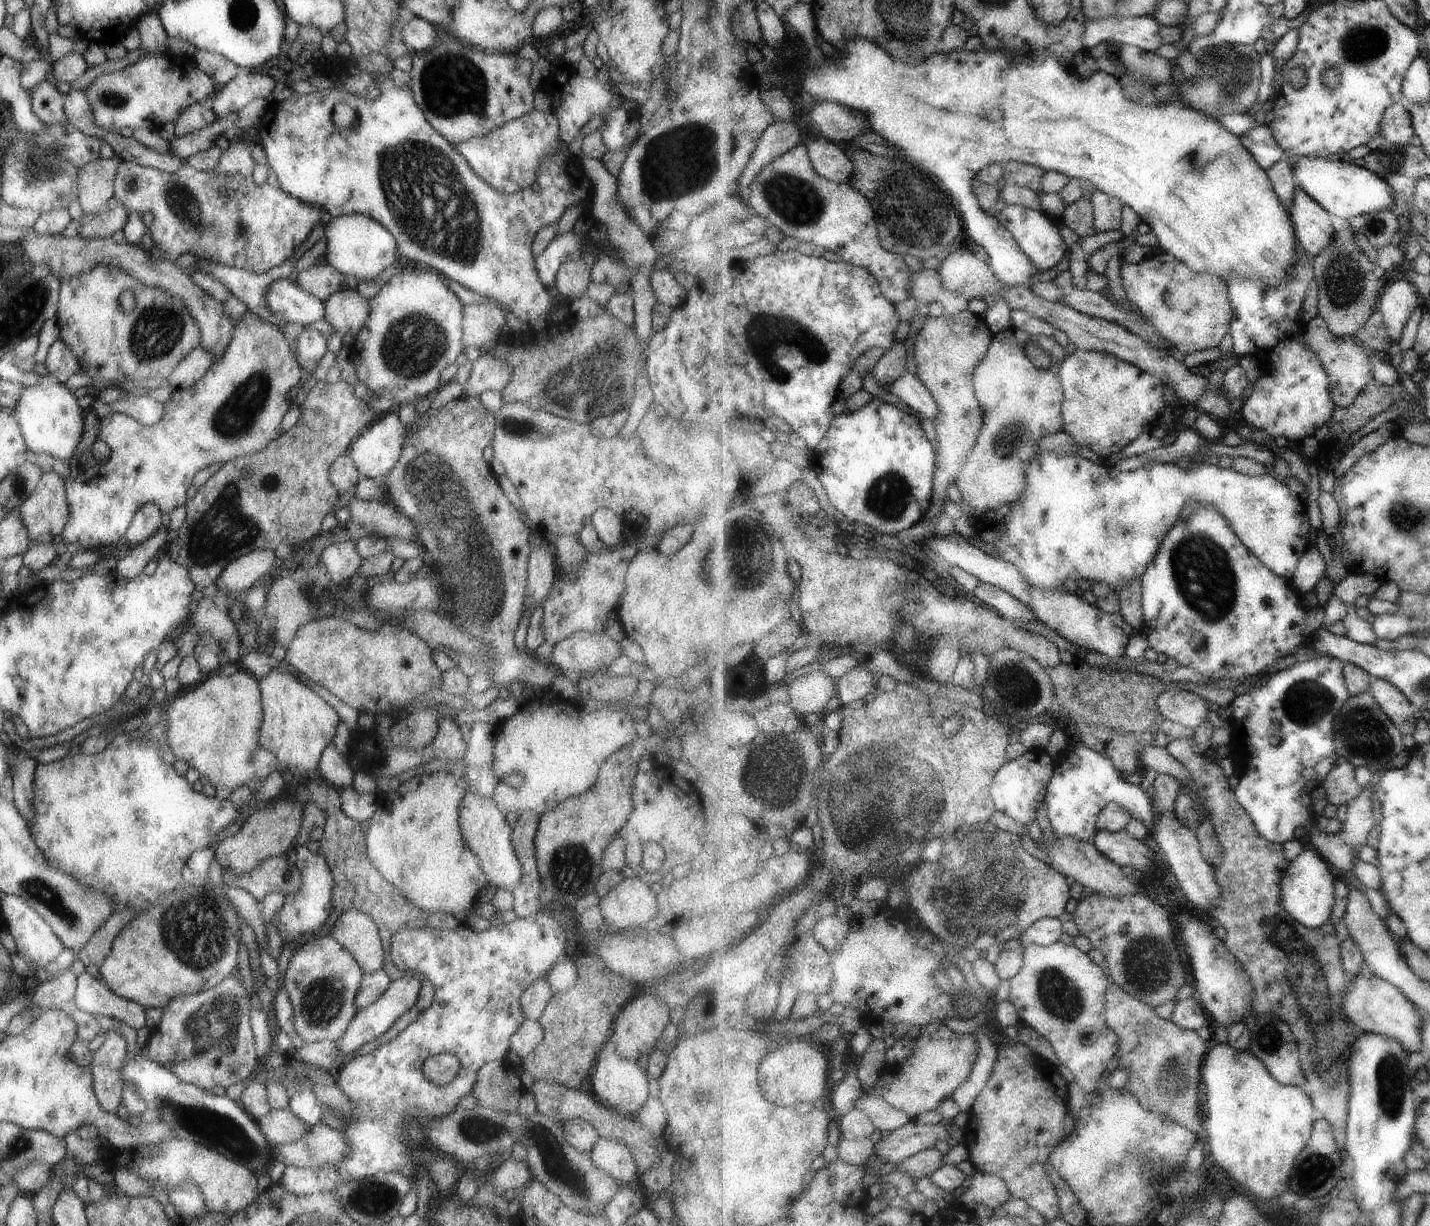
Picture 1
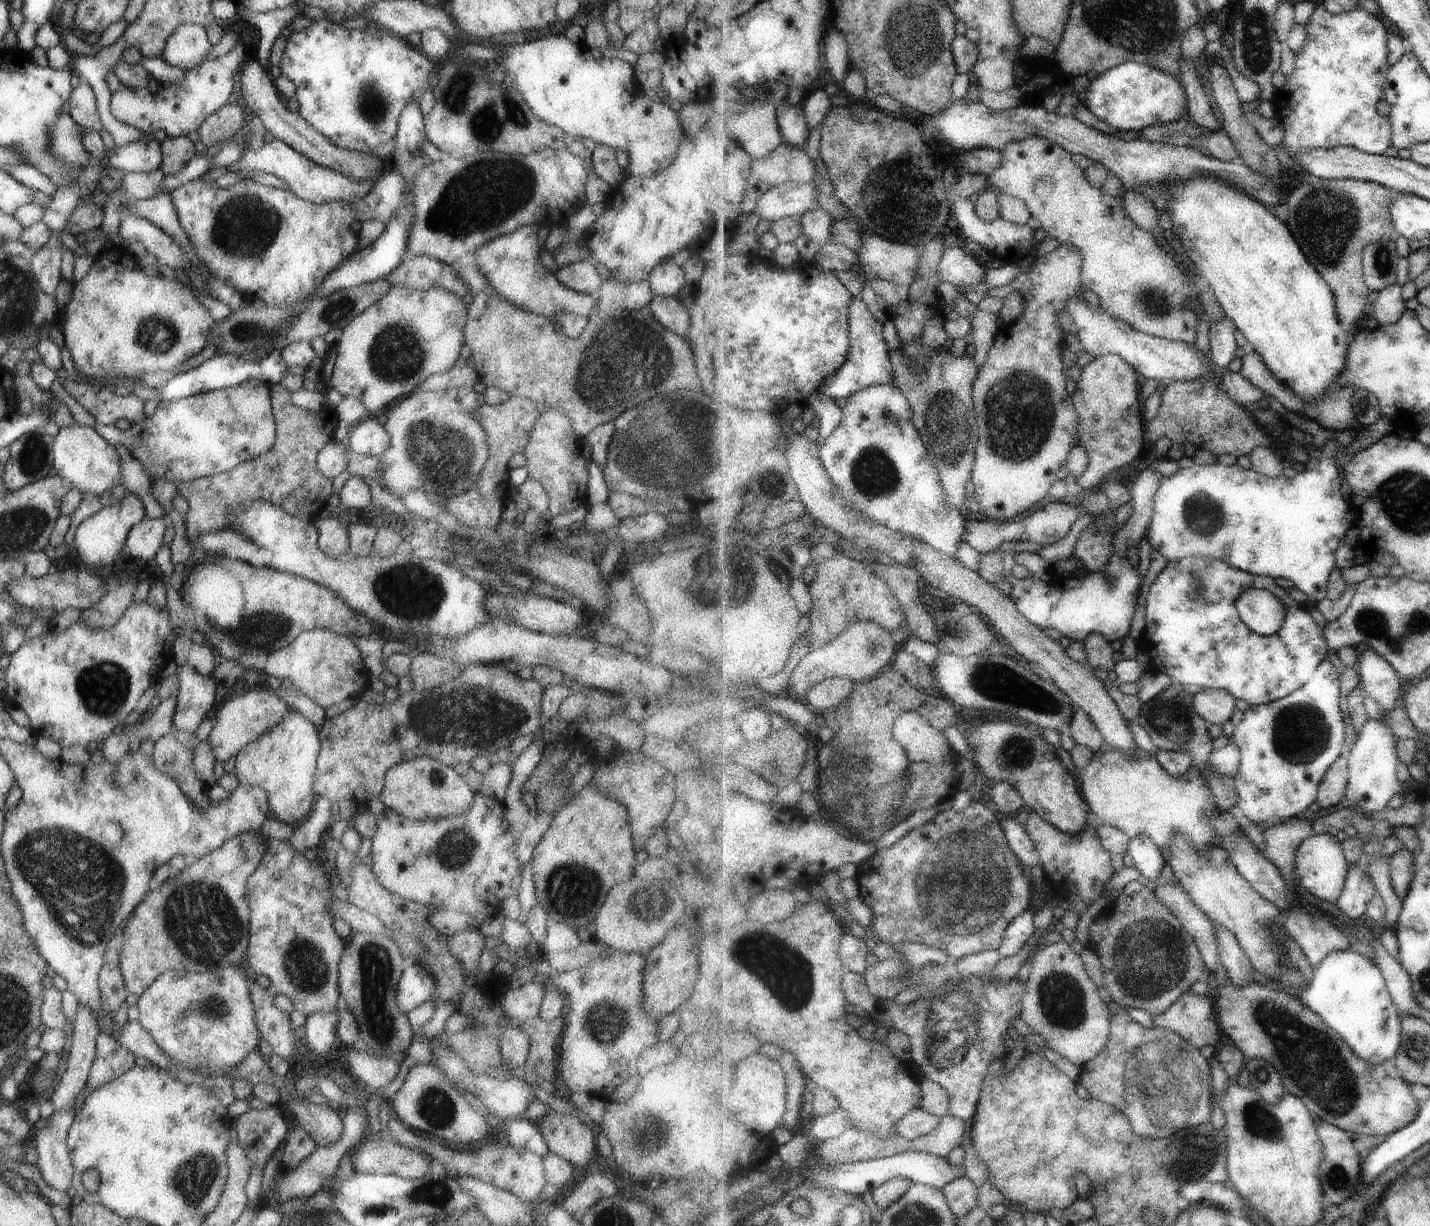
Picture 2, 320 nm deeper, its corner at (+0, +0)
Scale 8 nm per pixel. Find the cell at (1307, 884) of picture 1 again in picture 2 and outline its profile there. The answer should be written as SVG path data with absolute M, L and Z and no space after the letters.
M1314 834L1306 838L1305 842L1298 848L1296 860L1298 882L1314 898L1336 901L1342 895L1351 864L1347 860L1342 842L1339 842L1335 836L1332 834Z

